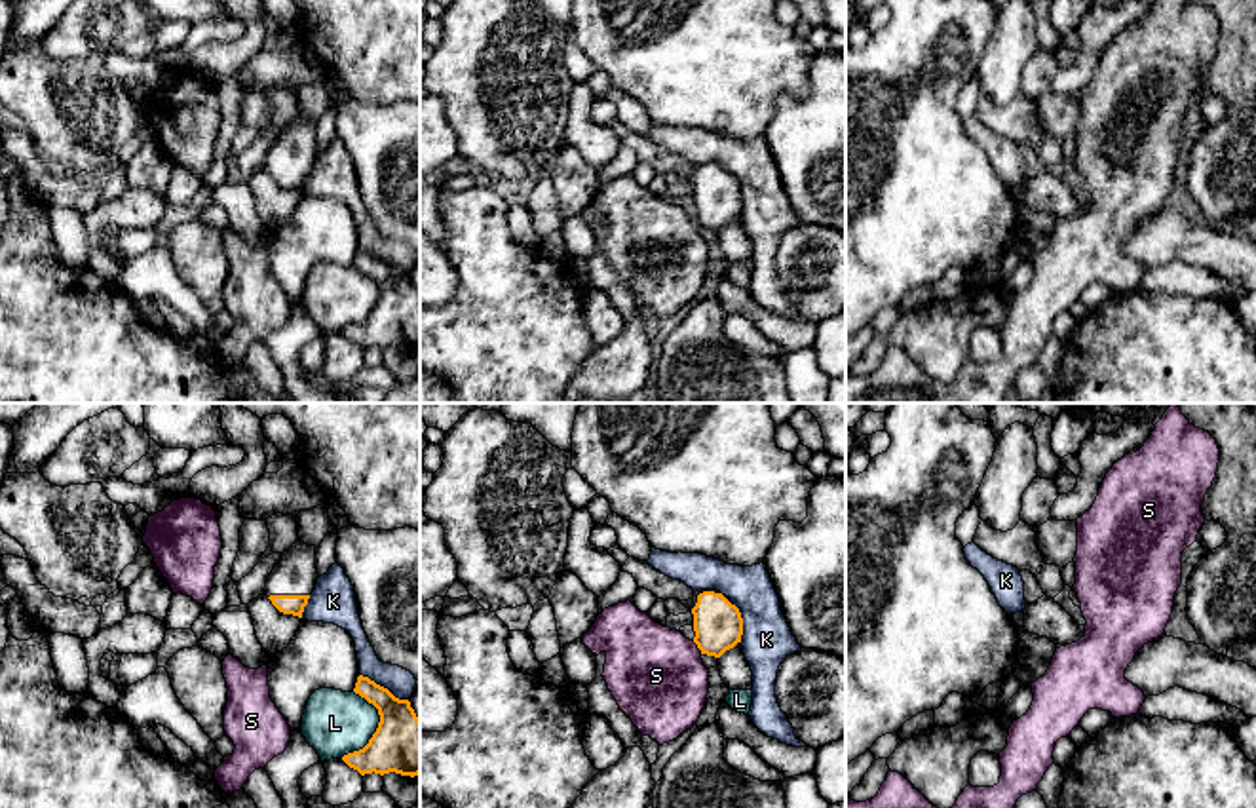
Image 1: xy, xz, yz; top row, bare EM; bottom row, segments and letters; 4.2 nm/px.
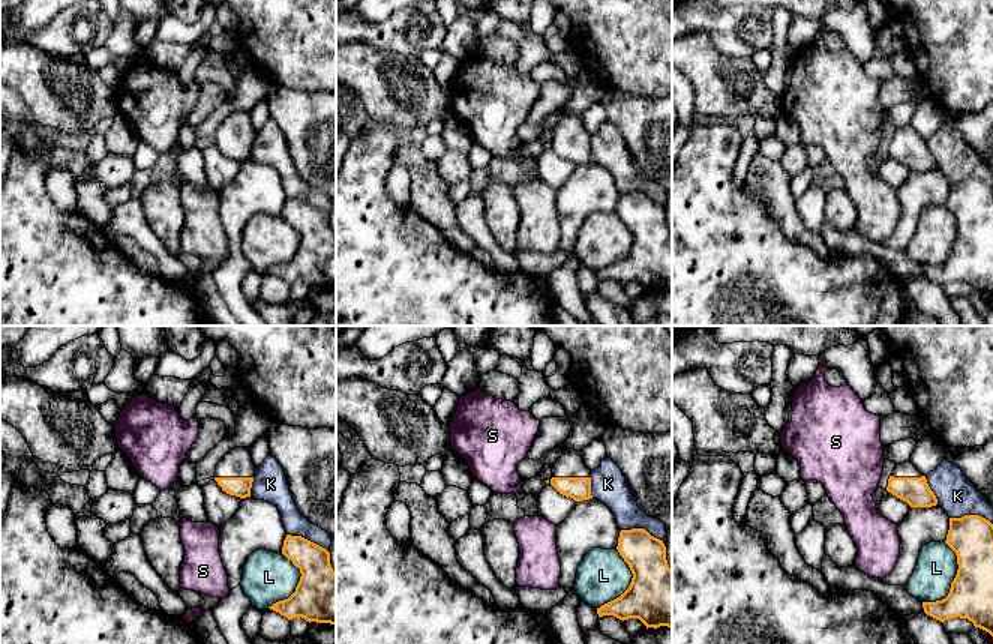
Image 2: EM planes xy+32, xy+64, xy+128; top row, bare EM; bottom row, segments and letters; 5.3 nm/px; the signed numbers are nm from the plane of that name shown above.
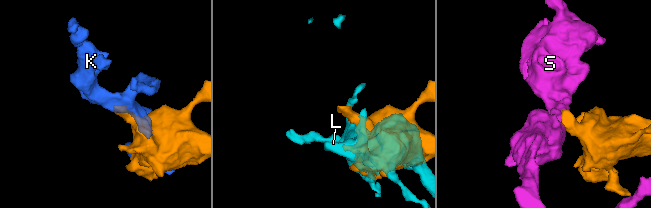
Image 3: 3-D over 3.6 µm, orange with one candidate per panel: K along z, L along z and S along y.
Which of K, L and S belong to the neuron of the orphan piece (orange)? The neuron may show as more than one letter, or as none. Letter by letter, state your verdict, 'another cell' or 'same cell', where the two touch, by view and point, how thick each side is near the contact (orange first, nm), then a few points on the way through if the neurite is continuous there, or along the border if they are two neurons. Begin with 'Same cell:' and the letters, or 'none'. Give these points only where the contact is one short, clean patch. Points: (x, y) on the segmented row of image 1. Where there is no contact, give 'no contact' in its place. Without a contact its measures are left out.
Same cell: none
K: another cell | xy (382, 687) | 240/120 nm
L: another cell | xy (377, 729) | 240/280 nm
S: another cell | xz (698, 647) | 200/400 nm | along xz (692, 641), (702, 653)

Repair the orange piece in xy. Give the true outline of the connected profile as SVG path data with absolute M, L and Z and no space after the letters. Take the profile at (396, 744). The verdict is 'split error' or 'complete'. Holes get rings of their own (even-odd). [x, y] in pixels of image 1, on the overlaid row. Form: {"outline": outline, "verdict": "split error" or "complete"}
{"outline": "M302 620L281 652L268 656L270 698L291 732L300 730L310 696L319 688L355 692L378 709L380 722L369 743L342 760L365 774L420 774L420 719L409 700L359 673L352 635L323 622Z", "verdict": "split error"}

